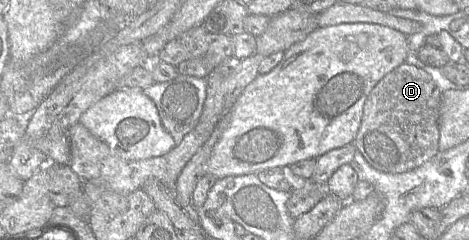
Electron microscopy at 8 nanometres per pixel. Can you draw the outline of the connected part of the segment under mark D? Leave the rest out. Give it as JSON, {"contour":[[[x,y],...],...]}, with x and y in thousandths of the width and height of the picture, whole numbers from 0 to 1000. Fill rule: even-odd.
{"contour":[[[861,258],[823,308],[785,396],[753,592],[757,617],[791,696],[819,721],[859,721],[904,683],[936,629],[940,400],[942,379],[910,300]]]}

